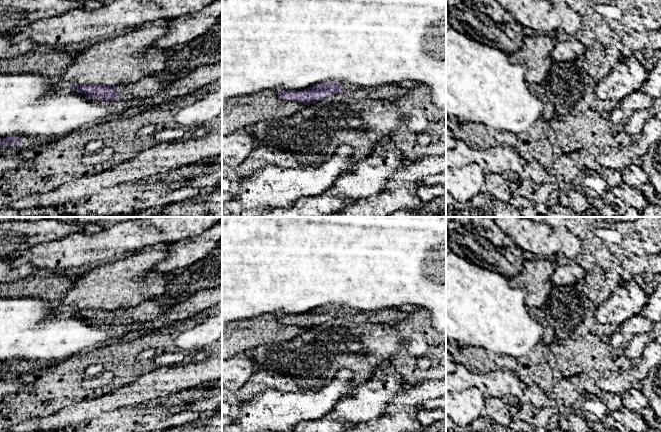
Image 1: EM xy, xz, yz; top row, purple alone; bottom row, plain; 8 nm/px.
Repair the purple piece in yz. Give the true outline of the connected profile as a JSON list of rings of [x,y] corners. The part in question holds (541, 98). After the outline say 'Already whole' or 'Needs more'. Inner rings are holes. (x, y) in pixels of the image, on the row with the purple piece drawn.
[[[532,84],[529,85],[529,88],[532,90],[534,94],[536,94],[539,97],[539,99],[544,103],[544,105],[550,104],[550,101],[546,97],[546,91],[542,85]]]. Needs more

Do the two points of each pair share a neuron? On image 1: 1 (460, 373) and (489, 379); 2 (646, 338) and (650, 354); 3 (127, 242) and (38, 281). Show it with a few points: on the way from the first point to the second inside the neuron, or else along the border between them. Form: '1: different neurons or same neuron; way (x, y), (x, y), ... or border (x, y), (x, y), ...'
1: same neuron; way (467, 379), (482, 379)
2: different neurons; border (650, 341), (643, 353), (633, 361)
3: different neurons; border (59, 271), (40, 272)

